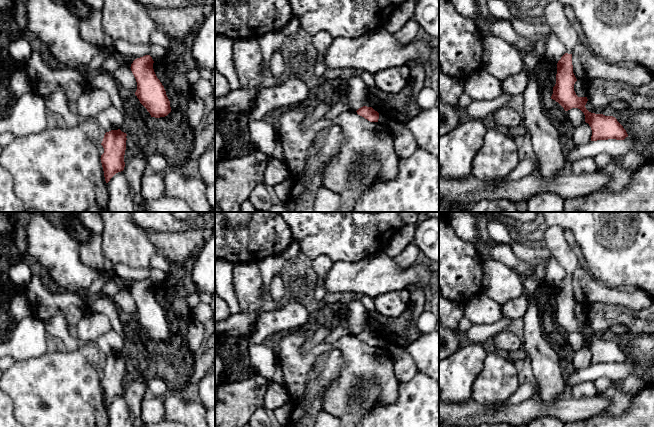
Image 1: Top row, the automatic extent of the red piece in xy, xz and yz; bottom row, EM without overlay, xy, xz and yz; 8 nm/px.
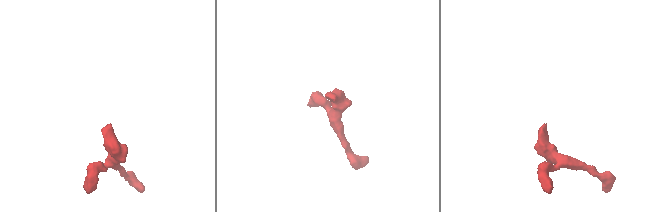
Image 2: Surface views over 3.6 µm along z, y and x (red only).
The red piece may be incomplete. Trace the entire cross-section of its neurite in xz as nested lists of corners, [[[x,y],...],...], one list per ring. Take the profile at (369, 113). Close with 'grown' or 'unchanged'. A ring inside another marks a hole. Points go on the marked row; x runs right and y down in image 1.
[[[363,106],[359,108],[357,114],[364,117],[370,122],[378,122],[379,113],[375,111],[372,107]]]; unchanged

